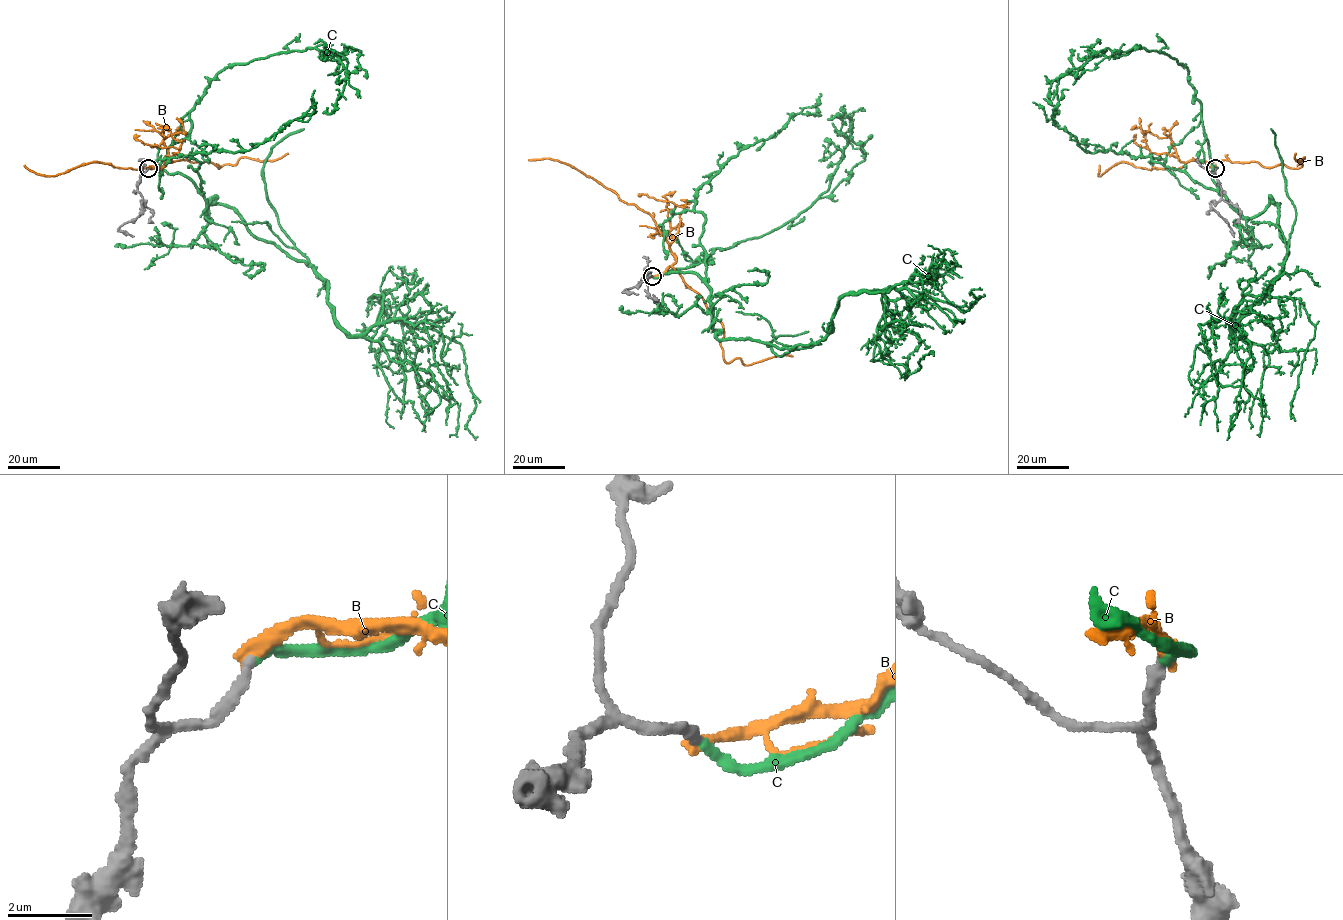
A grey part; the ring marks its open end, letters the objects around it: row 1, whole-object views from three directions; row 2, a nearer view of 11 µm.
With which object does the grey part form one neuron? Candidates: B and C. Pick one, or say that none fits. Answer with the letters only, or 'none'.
C

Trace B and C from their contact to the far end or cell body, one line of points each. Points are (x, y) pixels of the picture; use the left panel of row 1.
B: (147, 168), (171, 162), (166, 161), (161, 168), (134, 169), (90, 162), (55, 176), (40, 175), (24, 165)
C: (147, 168), (303, 260), (347, 333), (376, 323), (374, 294), (397, 307), (429, 421)

